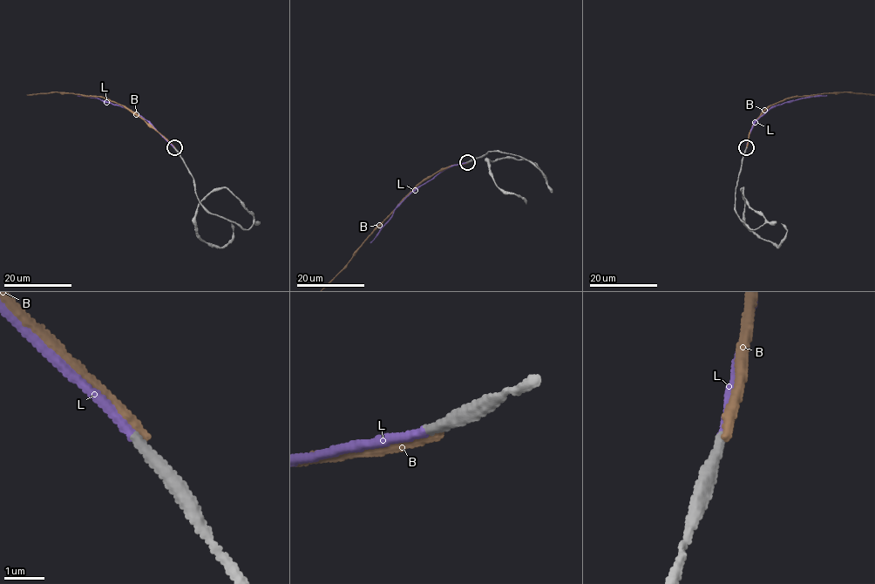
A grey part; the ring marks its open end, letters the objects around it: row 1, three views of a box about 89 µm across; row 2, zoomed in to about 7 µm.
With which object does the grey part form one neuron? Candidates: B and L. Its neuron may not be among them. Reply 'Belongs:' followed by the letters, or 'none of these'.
Belongs: L

